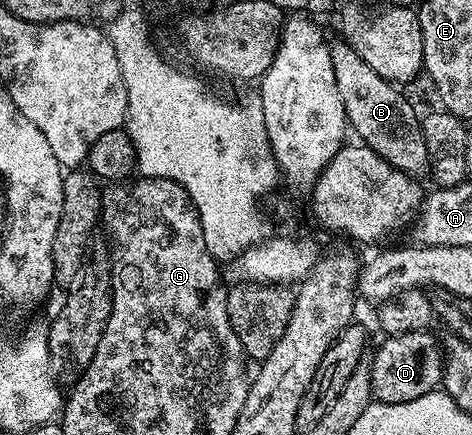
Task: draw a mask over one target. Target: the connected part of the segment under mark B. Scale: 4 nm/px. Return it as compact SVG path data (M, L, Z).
M334 43L329 47L330 62L334 68L334 82L338 86L338 94L342 94L344 114L348 117L351 131L356 131L359 139L374 154L378 154L392 168L413 178L429 171L428 151L424 142L424 130L421 117L416 117L412 104L399 92L399 87L382 79L349 44Z

